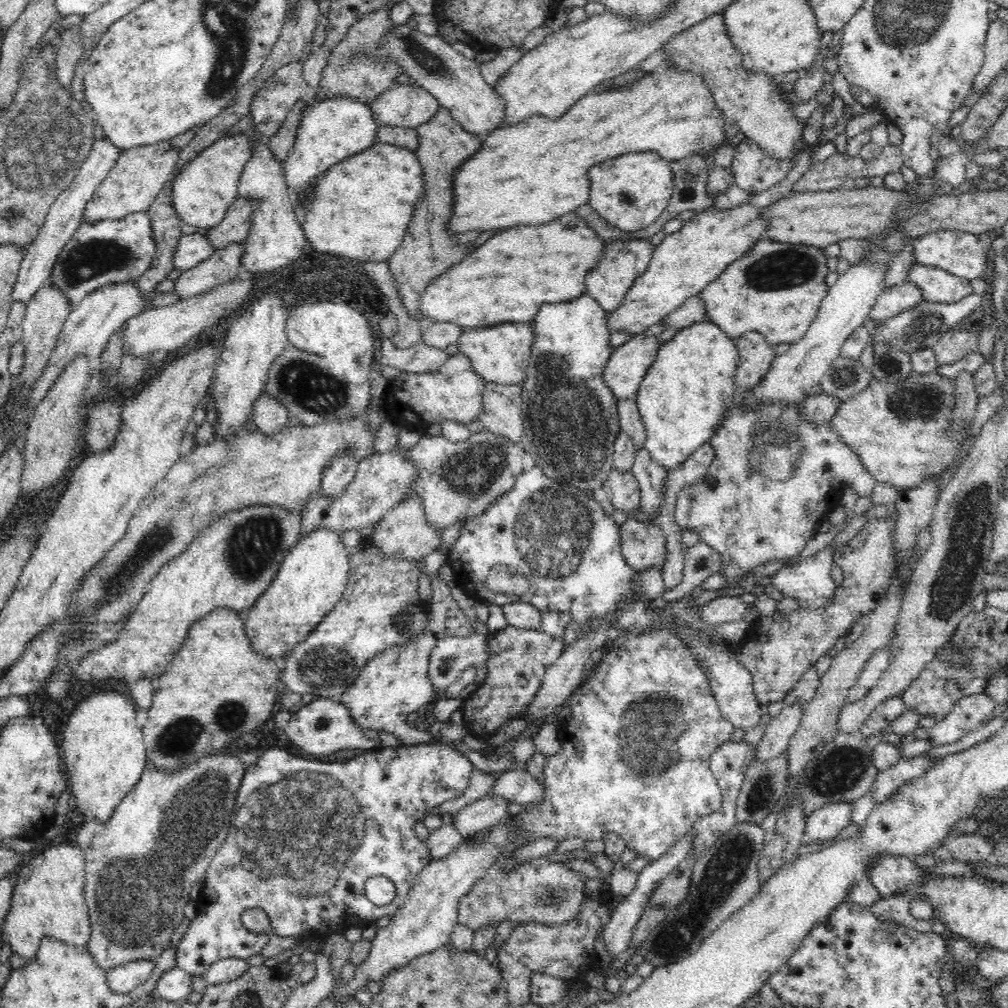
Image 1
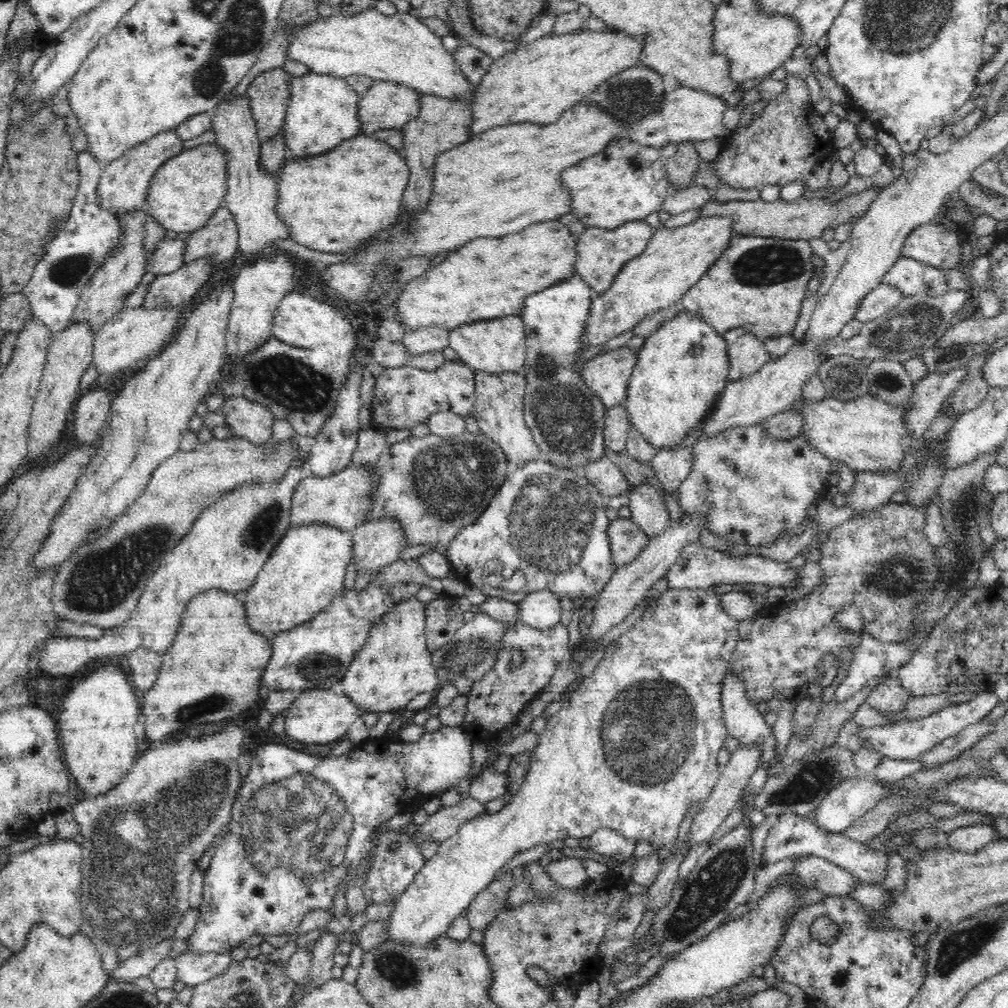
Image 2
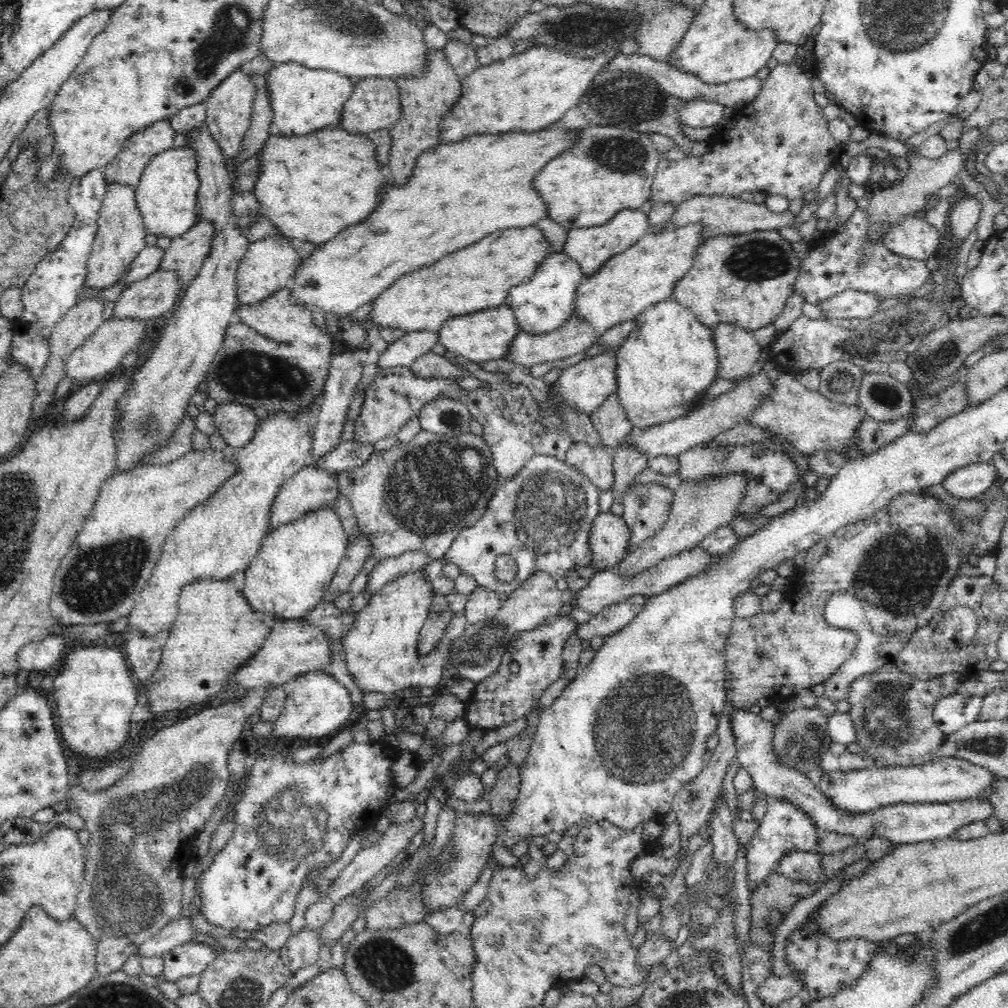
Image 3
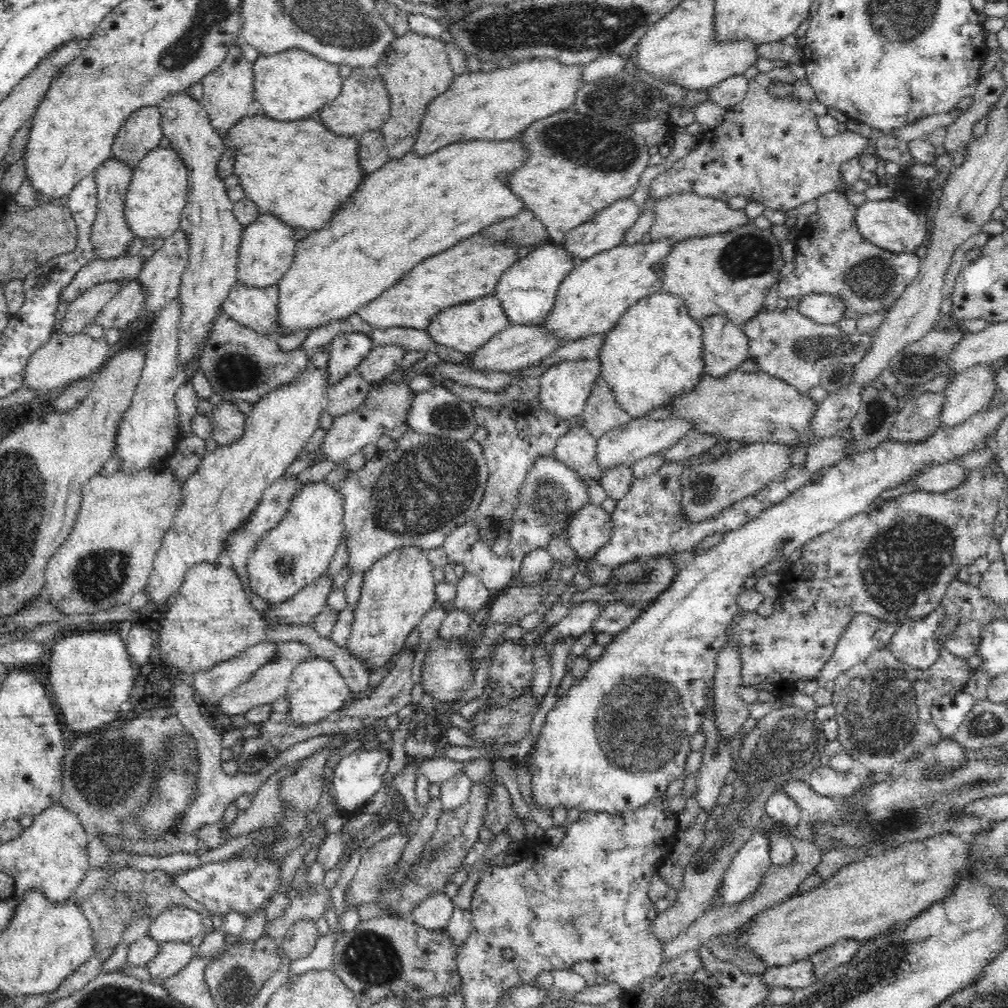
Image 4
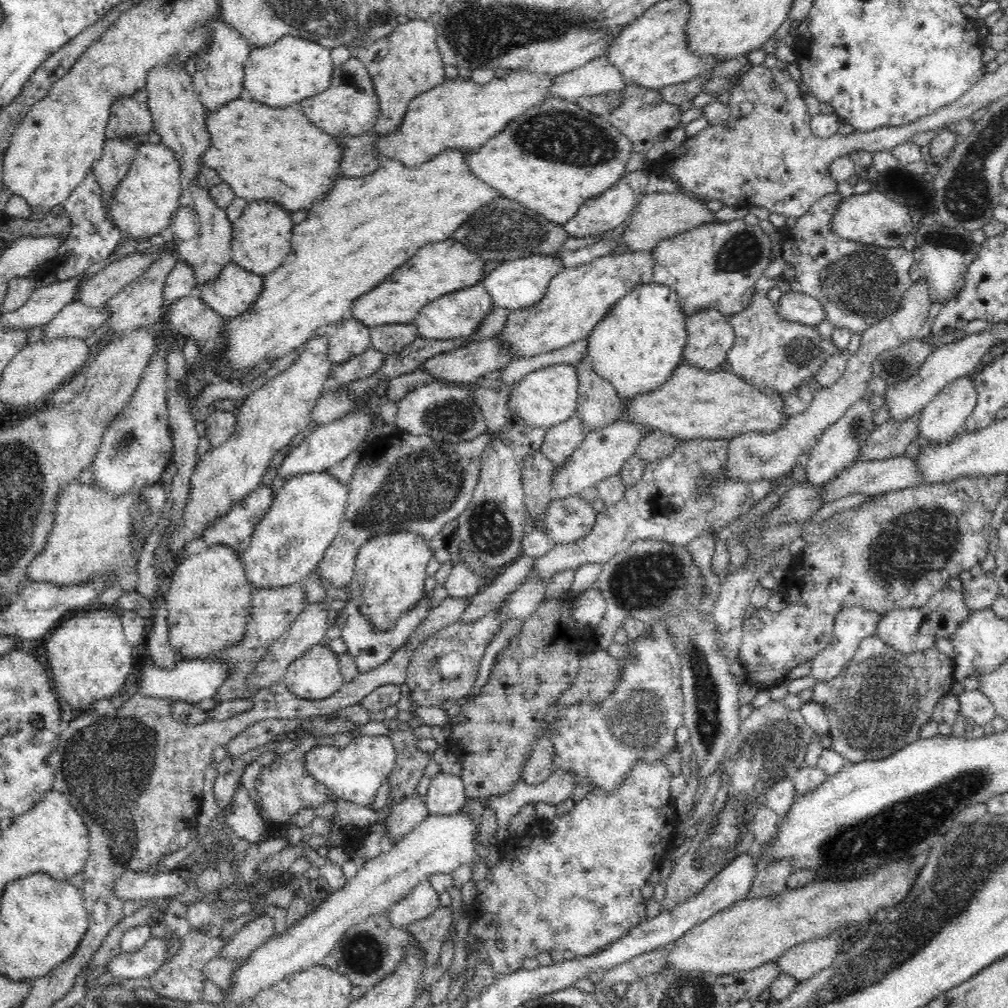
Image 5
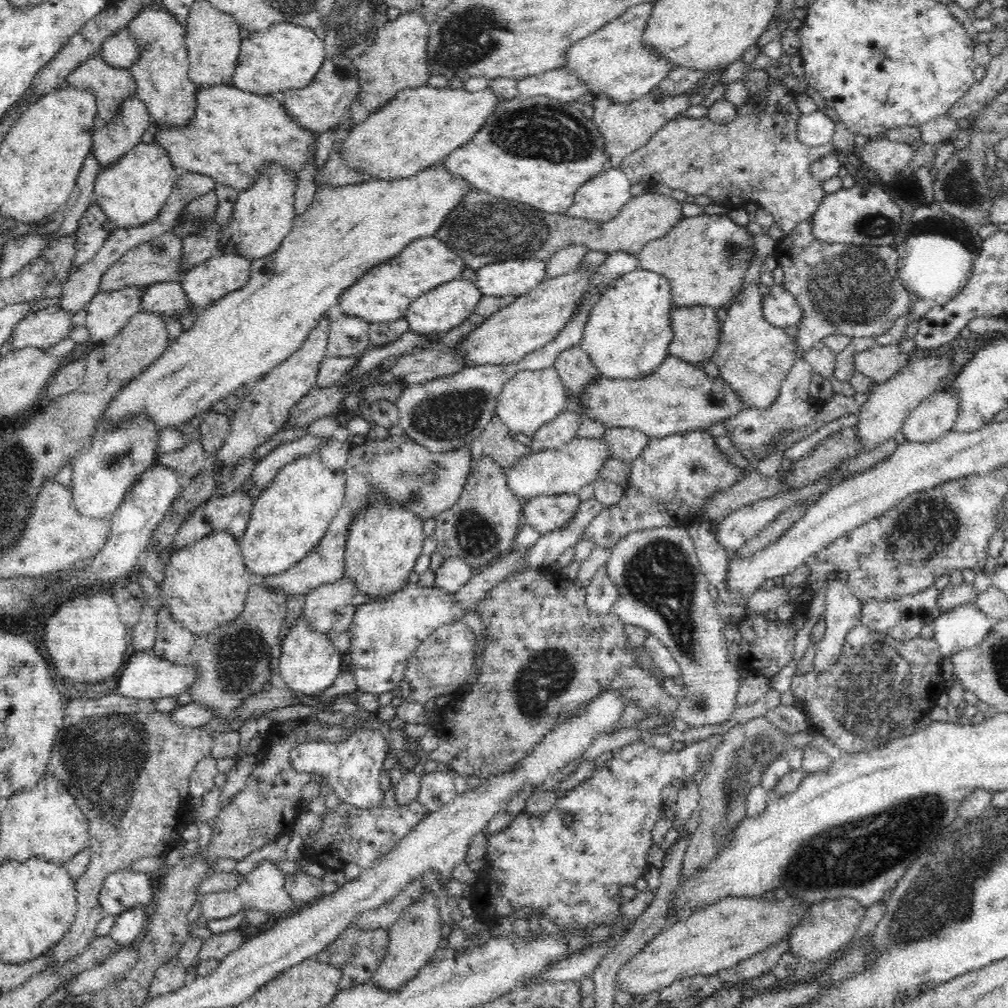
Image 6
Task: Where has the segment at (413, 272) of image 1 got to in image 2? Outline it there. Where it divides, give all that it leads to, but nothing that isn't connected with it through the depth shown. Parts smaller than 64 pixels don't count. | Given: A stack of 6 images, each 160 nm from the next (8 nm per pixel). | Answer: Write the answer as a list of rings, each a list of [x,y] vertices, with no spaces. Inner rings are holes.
[[[420,94],[420,110],[418,116],[408,122],[402,130],[404,135],[399,155],[406,161],[409,168],[409,179],[402,199],[402,208],[420,212],[426,208],[432,194],[432,179],[435,162],[440,153],[454,148],[472,138],[472,109],[462,99],[448,99],[431,94]]]

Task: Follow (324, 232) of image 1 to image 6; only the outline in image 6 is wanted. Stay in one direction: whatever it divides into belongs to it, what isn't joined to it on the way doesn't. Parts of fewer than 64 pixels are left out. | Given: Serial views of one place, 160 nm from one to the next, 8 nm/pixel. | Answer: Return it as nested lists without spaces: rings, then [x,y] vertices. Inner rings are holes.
[[[219,84],[219,85],[214,85],[214,86],[204,85],[203,87],[200,87],[199,89],[197,89],[197,91],[196,91],[196,110],[195,110],[194,116],[189,121],[190,122],[188,122],[188,124],[186,124],[186,126],[182,126],[182,128],[169,128],[169,126],[158,126],[158,125],[154,125],[154,123],[151,122],[151,125],[153,125],[154,127],[156,126],[156,132],[154,132],[154,137],[156,139],[155,142],[157,142],[157,144],[160,145],[168,153],[168,156],[171,158],[172,164],[175,166],[175,168],[179,172],[188,171],[188,172],[205,174],[206,176],[212,177],[216,183],[222,183],[226,186],[230,186],[233,189],[236,189],[238,192],[245,191],[248,187],[250,187],[251,184],[254,182],[254,179],[261,173],[261,172],[259,172],[259,170],[262,167],[267,167],[270,163],[278,163],[278,165],[282,165],[282,167],[288,169],[288,171],[292,171],[292,173],[294,173],[294,175],[296,175],[297,172],[300,170],[300,168],[302,168],[302,166],[304,166],[304,164],[306,164],[306,162],[308,162],[308,160],[310,160],[311,155],[312,155],[310,151],[313,148],[315,149],[314,144],[315,144],[316,137],[317,137],[316,134],[314,132],[310,132],[310,131],[304,129],[303,127],[300,127],[300,125],[296,125],[296,122],[294,122],[287,115],[286,109],[283,107],[283,104],[281,103],[281,101],[279,100],[278,97],[269,96],[269,95],[252,94],[252,92],[248,92],[248,91],[244,91],[242,89],[236,88],[232,84],[230,84],[230,85]]]

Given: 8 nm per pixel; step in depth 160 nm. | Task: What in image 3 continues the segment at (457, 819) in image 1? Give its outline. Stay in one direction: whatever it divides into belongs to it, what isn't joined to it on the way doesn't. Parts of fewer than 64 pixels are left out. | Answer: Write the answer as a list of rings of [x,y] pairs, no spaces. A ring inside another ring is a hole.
[[[415,816],[406,823],[392,825],[387,828],[385,833],[380,836],[378,841],[369,847],[362,848],[358,851],[351,862],[339,873],[333,881],[328,882],[327,893],[325,896],[331,898],[334,904],[338,904],[342,899],[352,894],[357,888],[372,880],[382,868],[387,866],[388,862],[394,858],[400,850],[404,850],[410,844],[418,830],[423,829],[423,818]]]

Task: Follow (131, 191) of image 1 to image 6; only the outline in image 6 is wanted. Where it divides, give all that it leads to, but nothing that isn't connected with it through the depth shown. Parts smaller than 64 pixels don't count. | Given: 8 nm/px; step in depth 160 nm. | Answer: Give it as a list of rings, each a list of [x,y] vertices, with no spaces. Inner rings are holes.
[[[98,54],[70,72],[63,86],[92,91],[97,106],[94,130],[107,126],[117,113],[119,104],[127,96],[136,95],[137,92],[136,81],[129,70],[109,66]]]

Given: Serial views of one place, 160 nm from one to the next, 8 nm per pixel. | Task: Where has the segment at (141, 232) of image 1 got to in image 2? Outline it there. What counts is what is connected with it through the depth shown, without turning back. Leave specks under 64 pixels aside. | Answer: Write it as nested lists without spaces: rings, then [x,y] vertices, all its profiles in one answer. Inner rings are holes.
[[[87,151],[77,152],[79,187],[75,194],[70,218],[46,246],[44,256],[37,262],[33,276],[23,288],[28,297],[31,316],[35,316],[52,332],[66,328],[74,314],[81,290],[90,278],[104,266],[107,256],[121,245],[121,222],[100,207],[96,196],[97,184],[104,164]]]

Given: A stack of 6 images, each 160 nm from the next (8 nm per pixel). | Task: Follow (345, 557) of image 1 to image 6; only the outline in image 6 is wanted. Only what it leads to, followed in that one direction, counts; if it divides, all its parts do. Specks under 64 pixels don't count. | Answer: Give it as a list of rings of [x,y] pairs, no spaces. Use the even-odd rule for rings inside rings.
[[[330,439],[317,453],[297,458],[282,467],[274,482],[264,487],[252,508],[246,534],[240,540],[246,567],[257,576],[283,573],[304,560],[327,534],[346,496],[345,466],[350,440]]]

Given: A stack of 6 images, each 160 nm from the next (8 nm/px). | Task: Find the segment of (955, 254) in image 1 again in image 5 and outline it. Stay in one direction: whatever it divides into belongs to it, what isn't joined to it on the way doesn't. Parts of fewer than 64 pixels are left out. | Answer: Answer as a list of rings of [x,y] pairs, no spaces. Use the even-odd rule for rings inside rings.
[[[853,194],[843,197],[838,205],[836,214],[831,220],[831,229],[835,230],[836,236],[848,240],[876,245],[884,248],[902,246],[902,242],[912,232],[912,216],[906,206],[892,202],[884,194]]]

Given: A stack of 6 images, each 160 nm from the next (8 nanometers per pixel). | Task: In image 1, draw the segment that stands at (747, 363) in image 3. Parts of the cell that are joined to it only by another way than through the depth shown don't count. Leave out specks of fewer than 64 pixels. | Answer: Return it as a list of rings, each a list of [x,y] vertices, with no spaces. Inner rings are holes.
[[[748,331],[734,340],[739,352],[735,386],[748,390],[768,372],[776,356],[772,345],[759,332]]]

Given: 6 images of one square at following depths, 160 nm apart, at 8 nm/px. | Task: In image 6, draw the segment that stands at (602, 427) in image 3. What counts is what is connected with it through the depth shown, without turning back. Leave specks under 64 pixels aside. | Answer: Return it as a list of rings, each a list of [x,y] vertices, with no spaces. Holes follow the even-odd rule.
[[[581,345],[571,346],[559,354],[553,364],[553,367],[558,371],[558,374],[560,375],[565,388],[569,392],[569,395],[578,399],[576,404],[578,404],[579,407],[579,400],[581,399],[581,394],[583,393],[585,384],[590,381],[595,381],[599,376],[598,369],[589,358],[588,353],[581,348]]]

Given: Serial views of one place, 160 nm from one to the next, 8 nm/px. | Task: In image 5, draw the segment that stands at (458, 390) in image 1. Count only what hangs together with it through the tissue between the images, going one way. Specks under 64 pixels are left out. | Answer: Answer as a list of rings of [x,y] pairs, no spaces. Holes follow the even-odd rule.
[[[358,411],[349,412],[342,418],[333,420],[329,423],[318,425],[312,434],[303,438],[294,448],[287,449],[287,457],[283,458],[282,464],[277,467],[278,476],[288,479],[300,474],[320,473],[328,470],[330,466],[346,458],[358,446],[366,440],[369,440],[367,434],[370,429],[374,428],[372,423],[376,420],[374,415]]]

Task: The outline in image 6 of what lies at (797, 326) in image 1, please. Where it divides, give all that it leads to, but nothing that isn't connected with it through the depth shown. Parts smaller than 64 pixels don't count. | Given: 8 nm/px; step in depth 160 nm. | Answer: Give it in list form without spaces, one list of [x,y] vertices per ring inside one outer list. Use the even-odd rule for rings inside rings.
[[[703,213],[698,216],[682,217],[662,237],[648,242],[637,255],[639,268],[660,274],[671,285],[673,304],[676,307],[704,305],[713,309],[727,309],[740,297],[746,271],[753,258],[753,235],[742,225],[733,222],[727,214]]]

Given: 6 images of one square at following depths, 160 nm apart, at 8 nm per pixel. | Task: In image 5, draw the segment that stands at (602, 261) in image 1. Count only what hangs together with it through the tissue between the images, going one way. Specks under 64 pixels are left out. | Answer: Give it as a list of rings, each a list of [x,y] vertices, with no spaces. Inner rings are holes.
[[[624,176],[618,184],[584,202],[564,225],[566,233],[583,237],[608,232],[629,218],[638,198]]]

